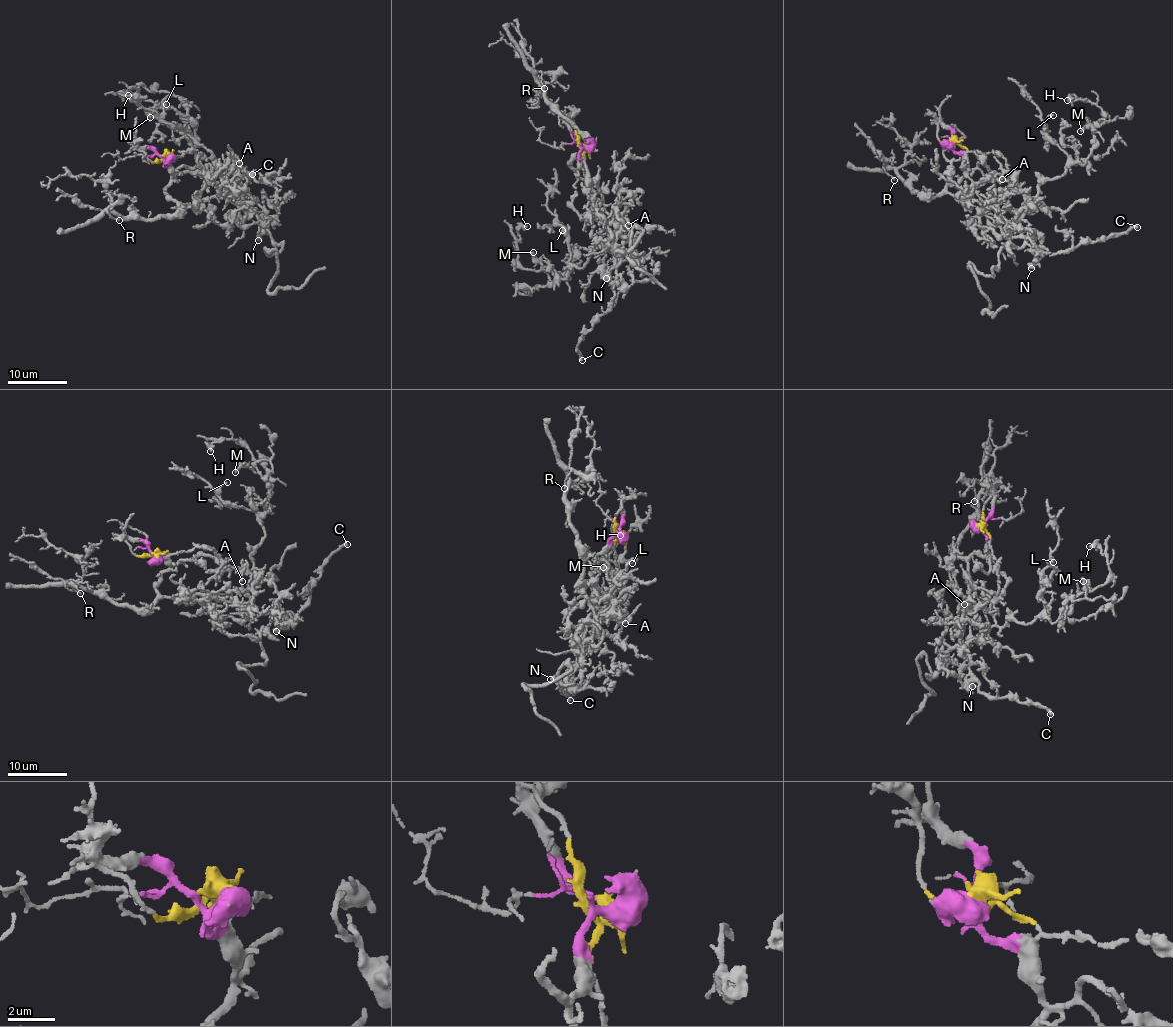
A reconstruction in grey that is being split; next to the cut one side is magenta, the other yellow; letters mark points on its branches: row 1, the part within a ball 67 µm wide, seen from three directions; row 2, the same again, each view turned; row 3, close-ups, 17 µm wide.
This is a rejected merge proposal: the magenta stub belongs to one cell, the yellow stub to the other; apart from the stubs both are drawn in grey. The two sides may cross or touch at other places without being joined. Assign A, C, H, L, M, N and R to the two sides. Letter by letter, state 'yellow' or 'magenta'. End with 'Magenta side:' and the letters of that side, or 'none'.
A: yellow
C: yellow
H: yellow
L: yellow
M: yellow
N: yellow
R: magenta
Magenta side: R

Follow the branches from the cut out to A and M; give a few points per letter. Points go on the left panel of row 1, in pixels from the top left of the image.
A: (161, 158), (172, 160), (189, 150), (210, 176), (217, 174), (232, 158), (237, 157), (239, 163)
M: (161, 158), (189, 150), (200, 169), (222, 177), (178, 113), (164, 106), (149, 118)

